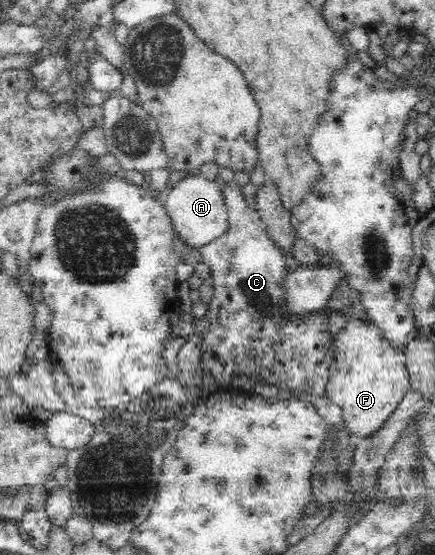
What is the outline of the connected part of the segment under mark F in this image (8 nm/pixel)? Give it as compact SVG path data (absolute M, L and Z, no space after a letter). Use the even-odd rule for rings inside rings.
M360 311L361 317L347 319L344 330L333 340L332 364L325 396L343 411L343 422L355 441L375 434L411 390L404 346L390 342L384 331Z

